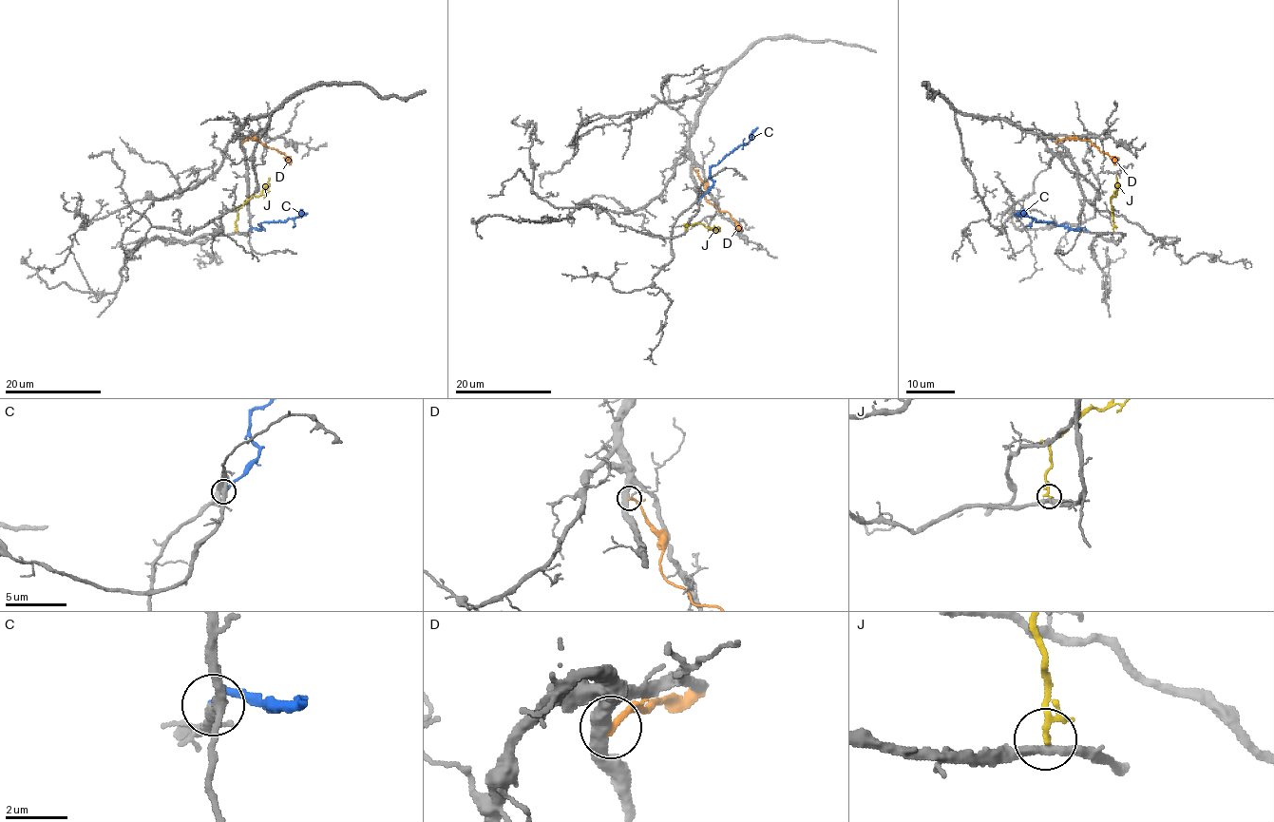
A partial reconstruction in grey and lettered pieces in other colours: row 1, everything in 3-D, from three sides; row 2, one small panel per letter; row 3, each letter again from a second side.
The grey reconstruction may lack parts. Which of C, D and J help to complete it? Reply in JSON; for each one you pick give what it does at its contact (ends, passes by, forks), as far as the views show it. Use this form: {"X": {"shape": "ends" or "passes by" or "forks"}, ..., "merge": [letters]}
{"merge": []}

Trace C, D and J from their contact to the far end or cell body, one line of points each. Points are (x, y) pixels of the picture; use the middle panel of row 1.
C: (699, 199), (713, 185), (711, 168), (745, 144), (757, 127)
D: (693, 169), (706, 185), (707, 200), (719, 211), (726, 211), (740, 229)
J: (687, 226), (687, 224), (703, 224), (711, 229), (719, 229)

